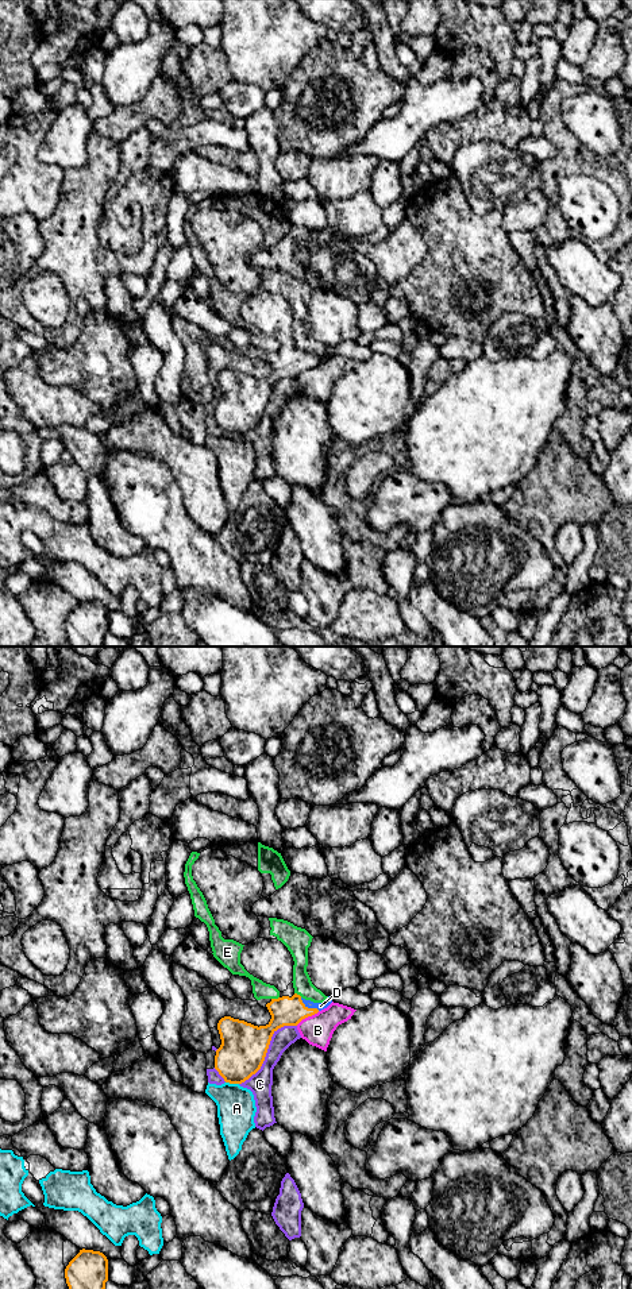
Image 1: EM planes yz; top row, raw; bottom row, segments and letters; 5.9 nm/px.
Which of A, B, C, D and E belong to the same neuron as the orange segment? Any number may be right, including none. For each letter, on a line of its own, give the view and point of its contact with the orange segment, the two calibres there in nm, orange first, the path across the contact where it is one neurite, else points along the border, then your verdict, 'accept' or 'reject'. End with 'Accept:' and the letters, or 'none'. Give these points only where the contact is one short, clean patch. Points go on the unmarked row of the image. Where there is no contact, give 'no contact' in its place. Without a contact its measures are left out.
A: meets orange in yz at (232, 435); 280 nm thick on the orange side, 220 nm on the other; reject
B: meets orange in yz at (307, 369); 180 nm thick on the orange side, 180 nm on the other; border along yz (319, 363), (303, 370), (296, 377); reject
C: meets orange in yz at (266, 402); 280 nm thick on the orange side, 140 nm on the other; reject
D: meets orange in yz at (309, 361); 180 nm thick on the orange side, 50 nm on the other; runs through yz (285, 363), (309, 361), (320, 358); accept
E: meets orange in yz at (274, 351); 180 nm thick on the orange side, 100 nm on the other; reject
Accept: D

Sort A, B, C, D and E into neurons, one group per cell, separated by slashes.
A / B / C / D / E

